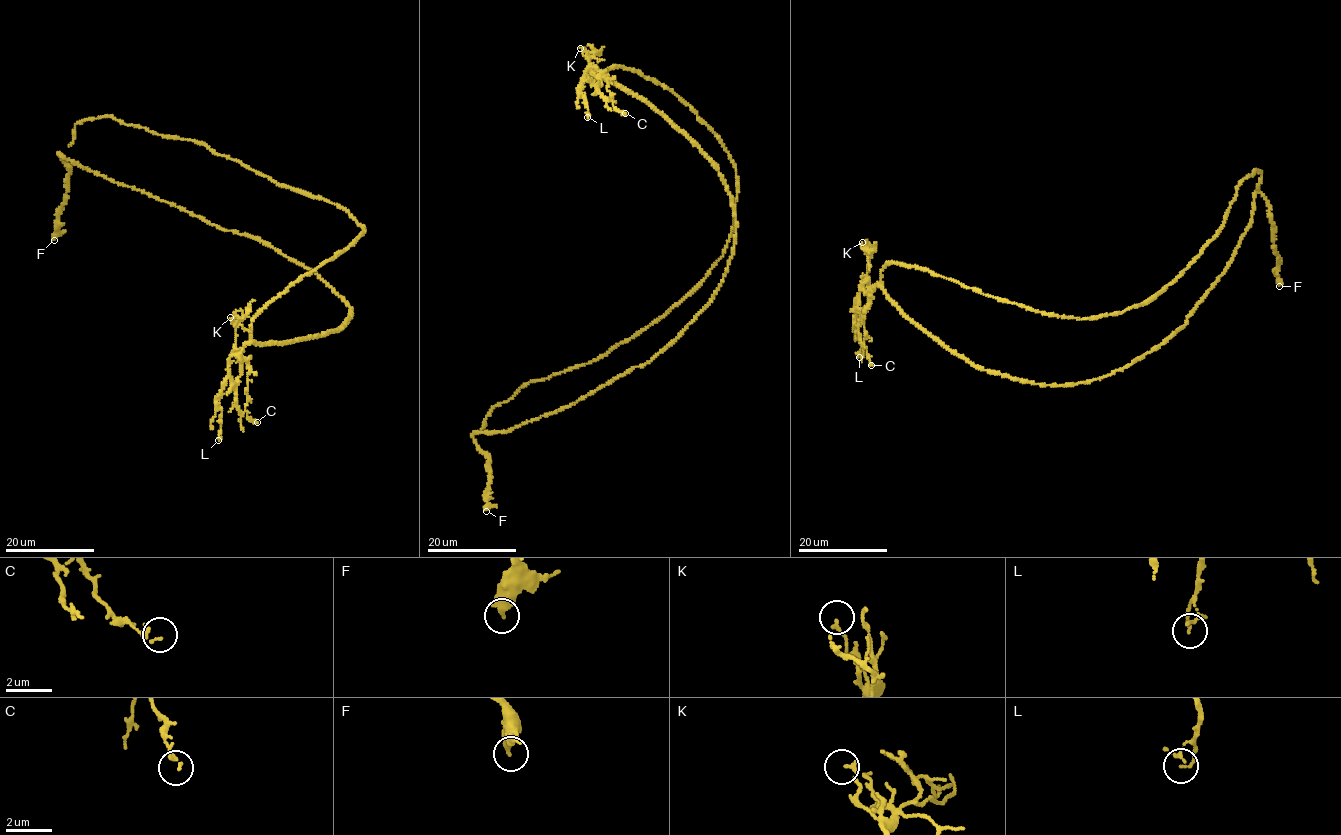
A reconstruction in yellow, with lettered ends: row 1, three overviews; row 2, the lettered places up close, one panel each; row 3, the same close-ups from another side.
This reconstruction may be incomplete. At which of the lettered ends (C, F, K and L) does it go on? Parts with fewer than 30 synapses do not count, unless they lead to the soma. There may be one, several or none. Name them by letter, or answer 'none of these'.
none of these

